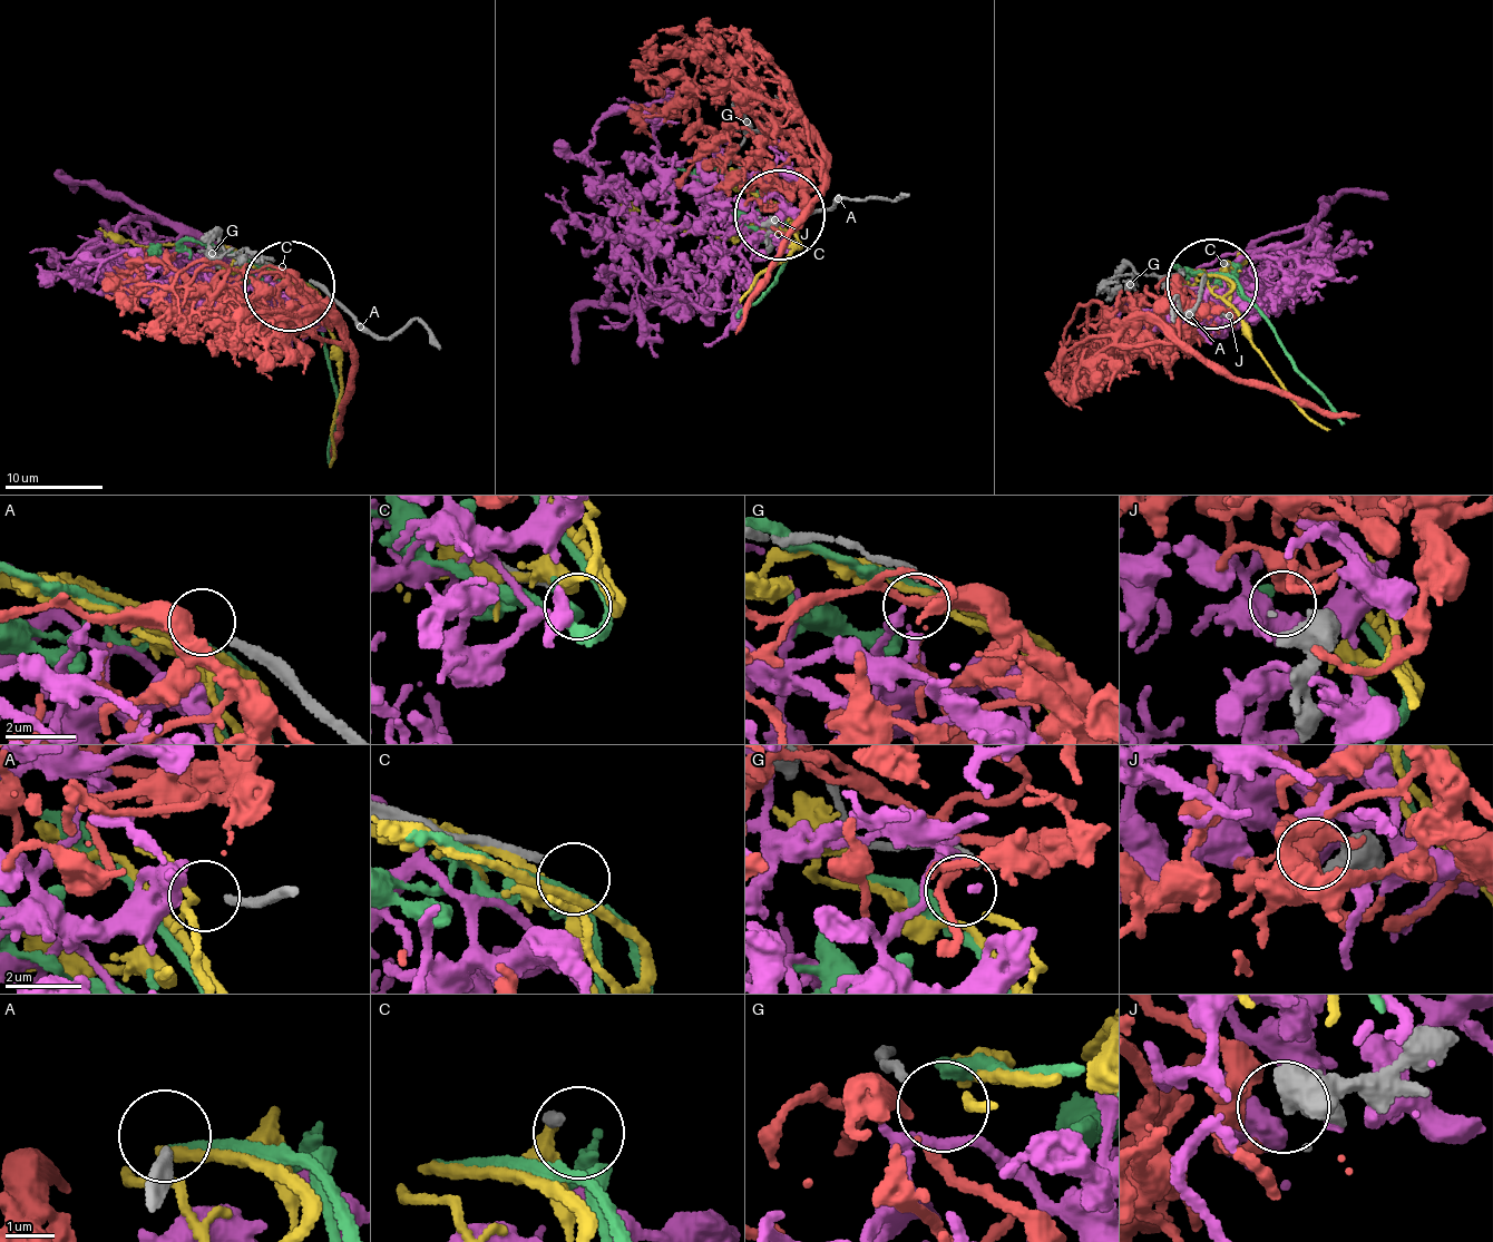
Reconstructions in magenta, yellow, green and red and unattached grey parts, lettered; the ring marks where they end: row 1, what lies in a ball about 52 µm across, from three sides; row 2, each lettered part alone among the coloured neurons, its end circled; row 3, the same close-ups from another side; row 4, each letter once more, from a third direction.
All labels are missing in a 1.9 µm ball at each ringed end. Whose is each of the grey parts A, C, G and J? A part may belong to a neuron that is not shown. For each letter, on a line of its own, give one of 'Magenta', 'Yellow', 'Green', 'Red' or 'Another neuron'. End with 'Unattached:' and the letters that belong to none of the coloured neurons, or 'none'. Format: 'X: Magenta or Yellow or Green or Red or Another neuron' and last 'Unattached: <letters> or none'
A: Another neuron
C: Green
G: Yellow
J: Red
Unattached: A

